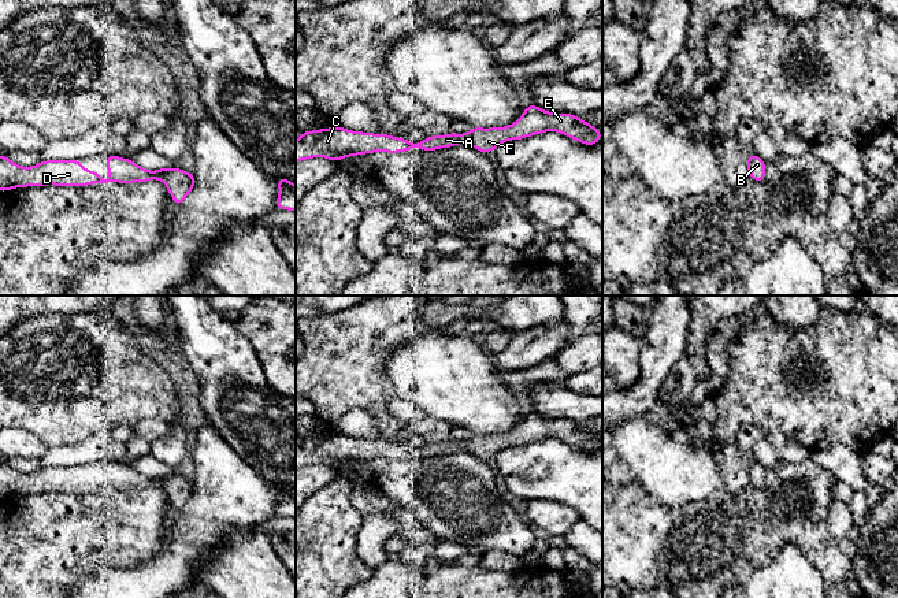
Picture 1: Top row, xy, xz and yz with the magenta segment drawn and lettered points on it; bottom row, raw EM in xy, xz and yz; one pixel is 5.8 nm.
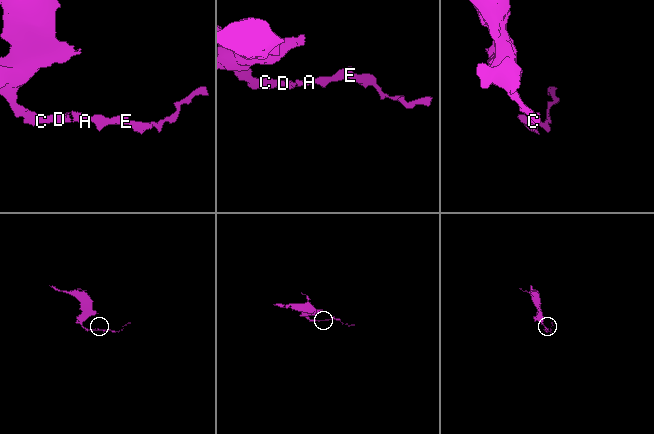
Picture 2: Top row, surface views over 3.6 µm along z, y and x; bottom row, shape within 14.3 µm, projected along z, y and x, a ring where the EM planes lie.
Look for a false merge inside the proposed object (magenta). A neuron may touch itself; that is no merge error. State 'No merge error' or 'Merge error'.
No merge error

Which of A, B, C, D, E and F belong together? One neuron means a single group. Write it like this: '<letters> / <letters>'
A B C D E F

